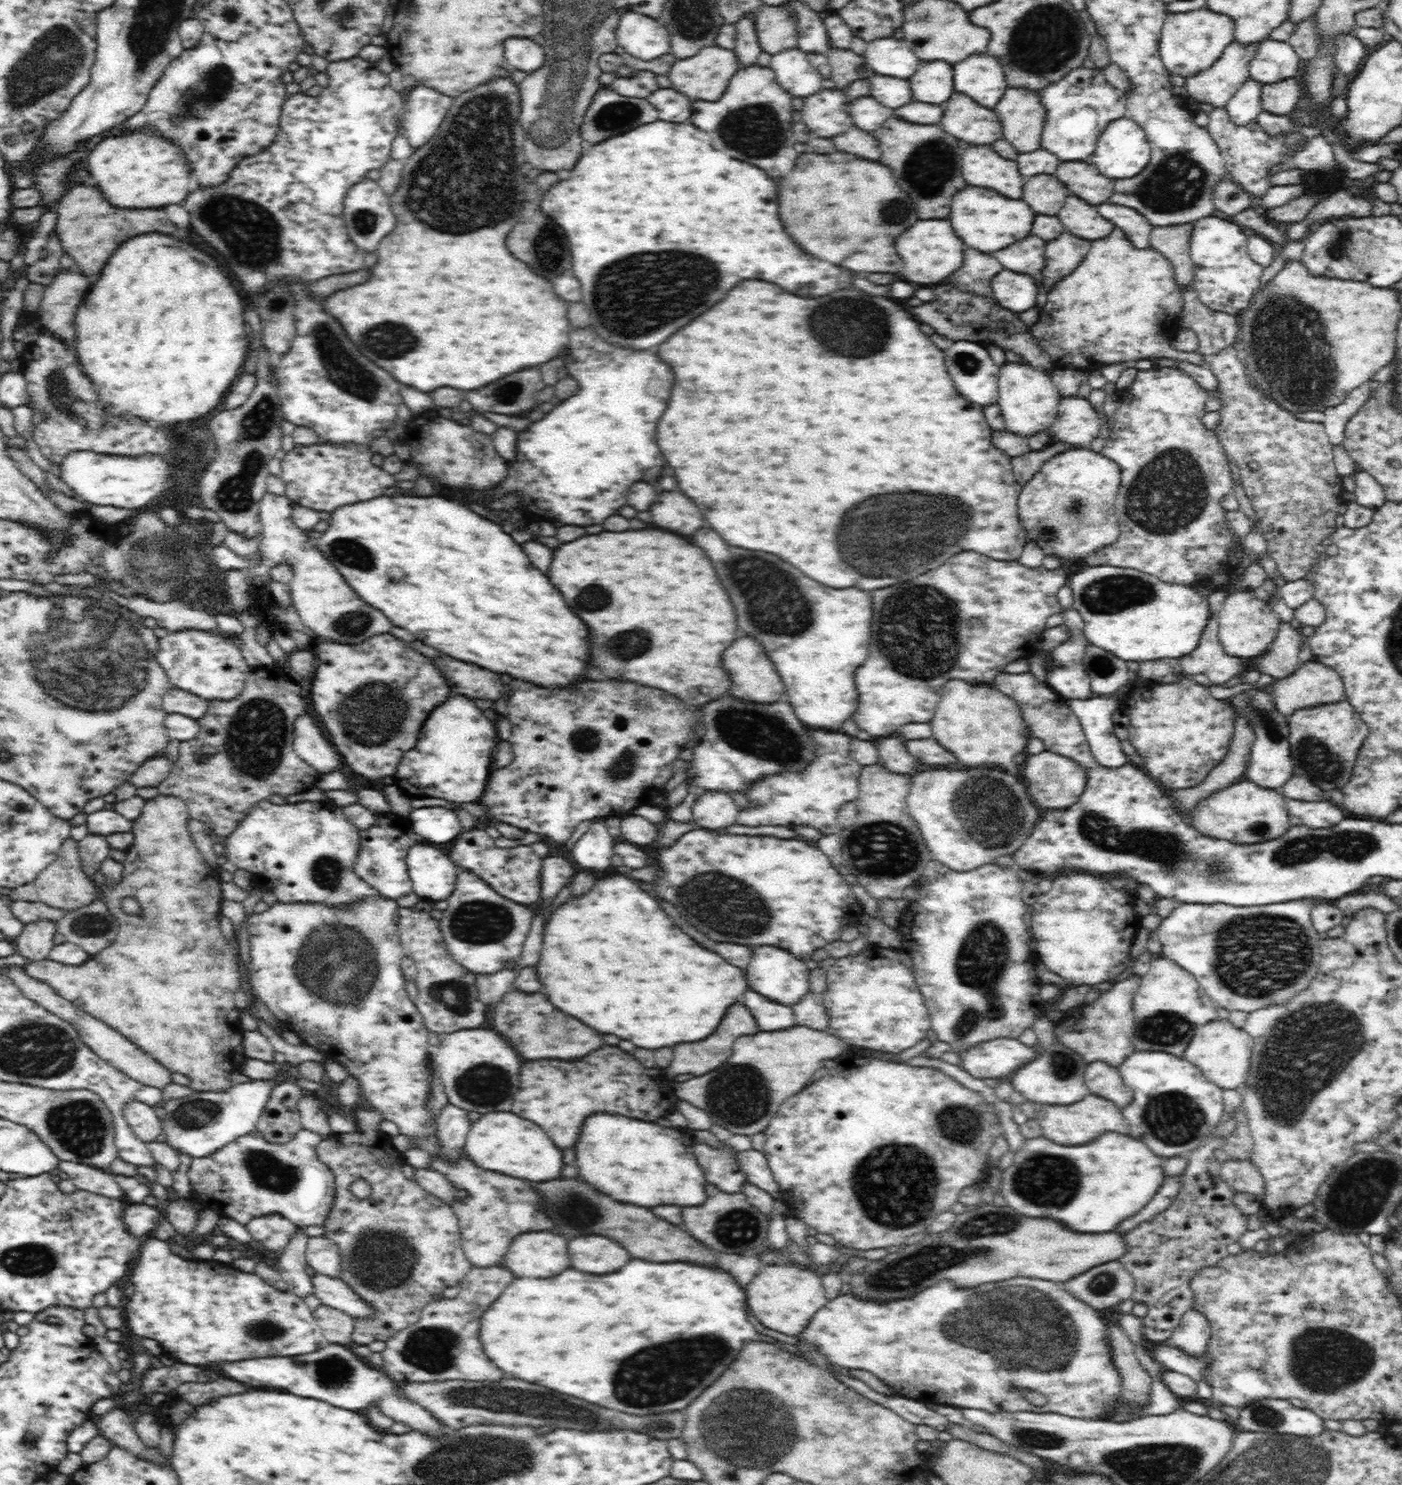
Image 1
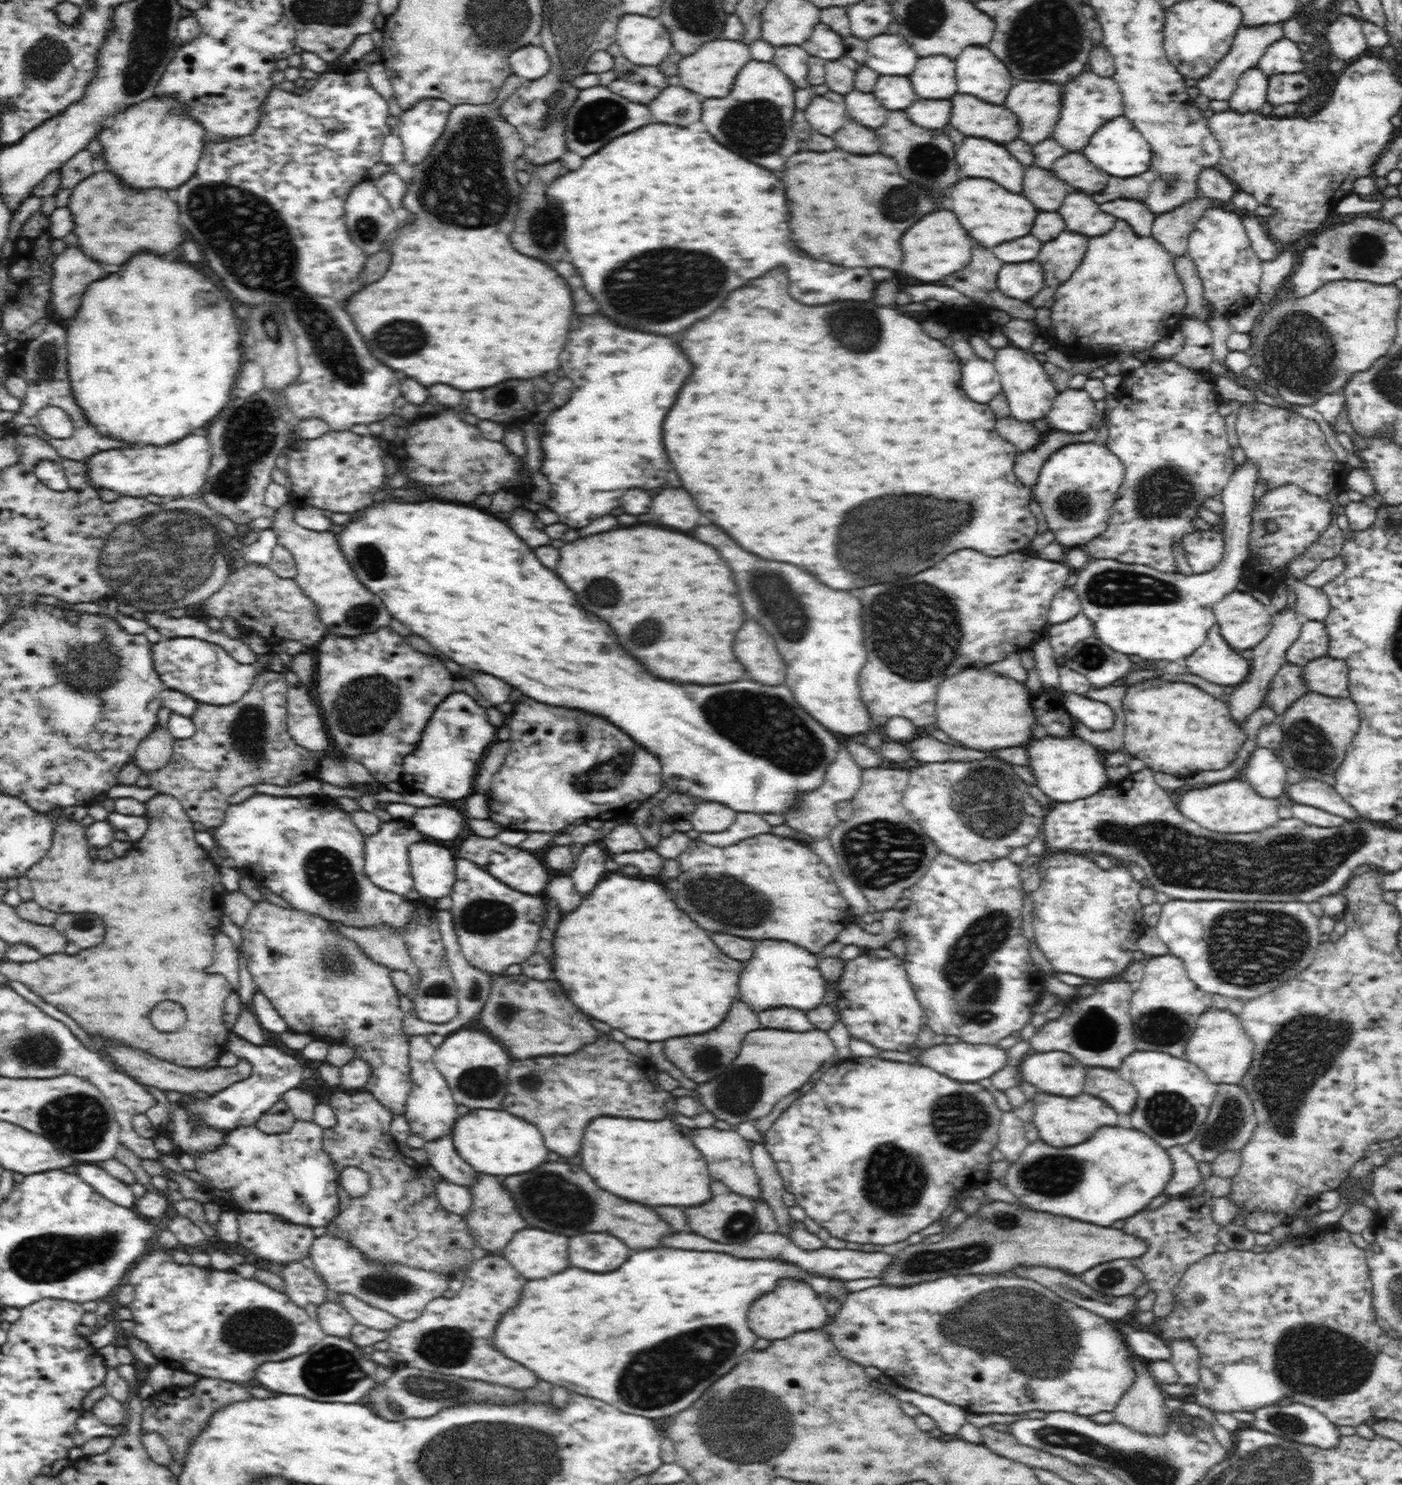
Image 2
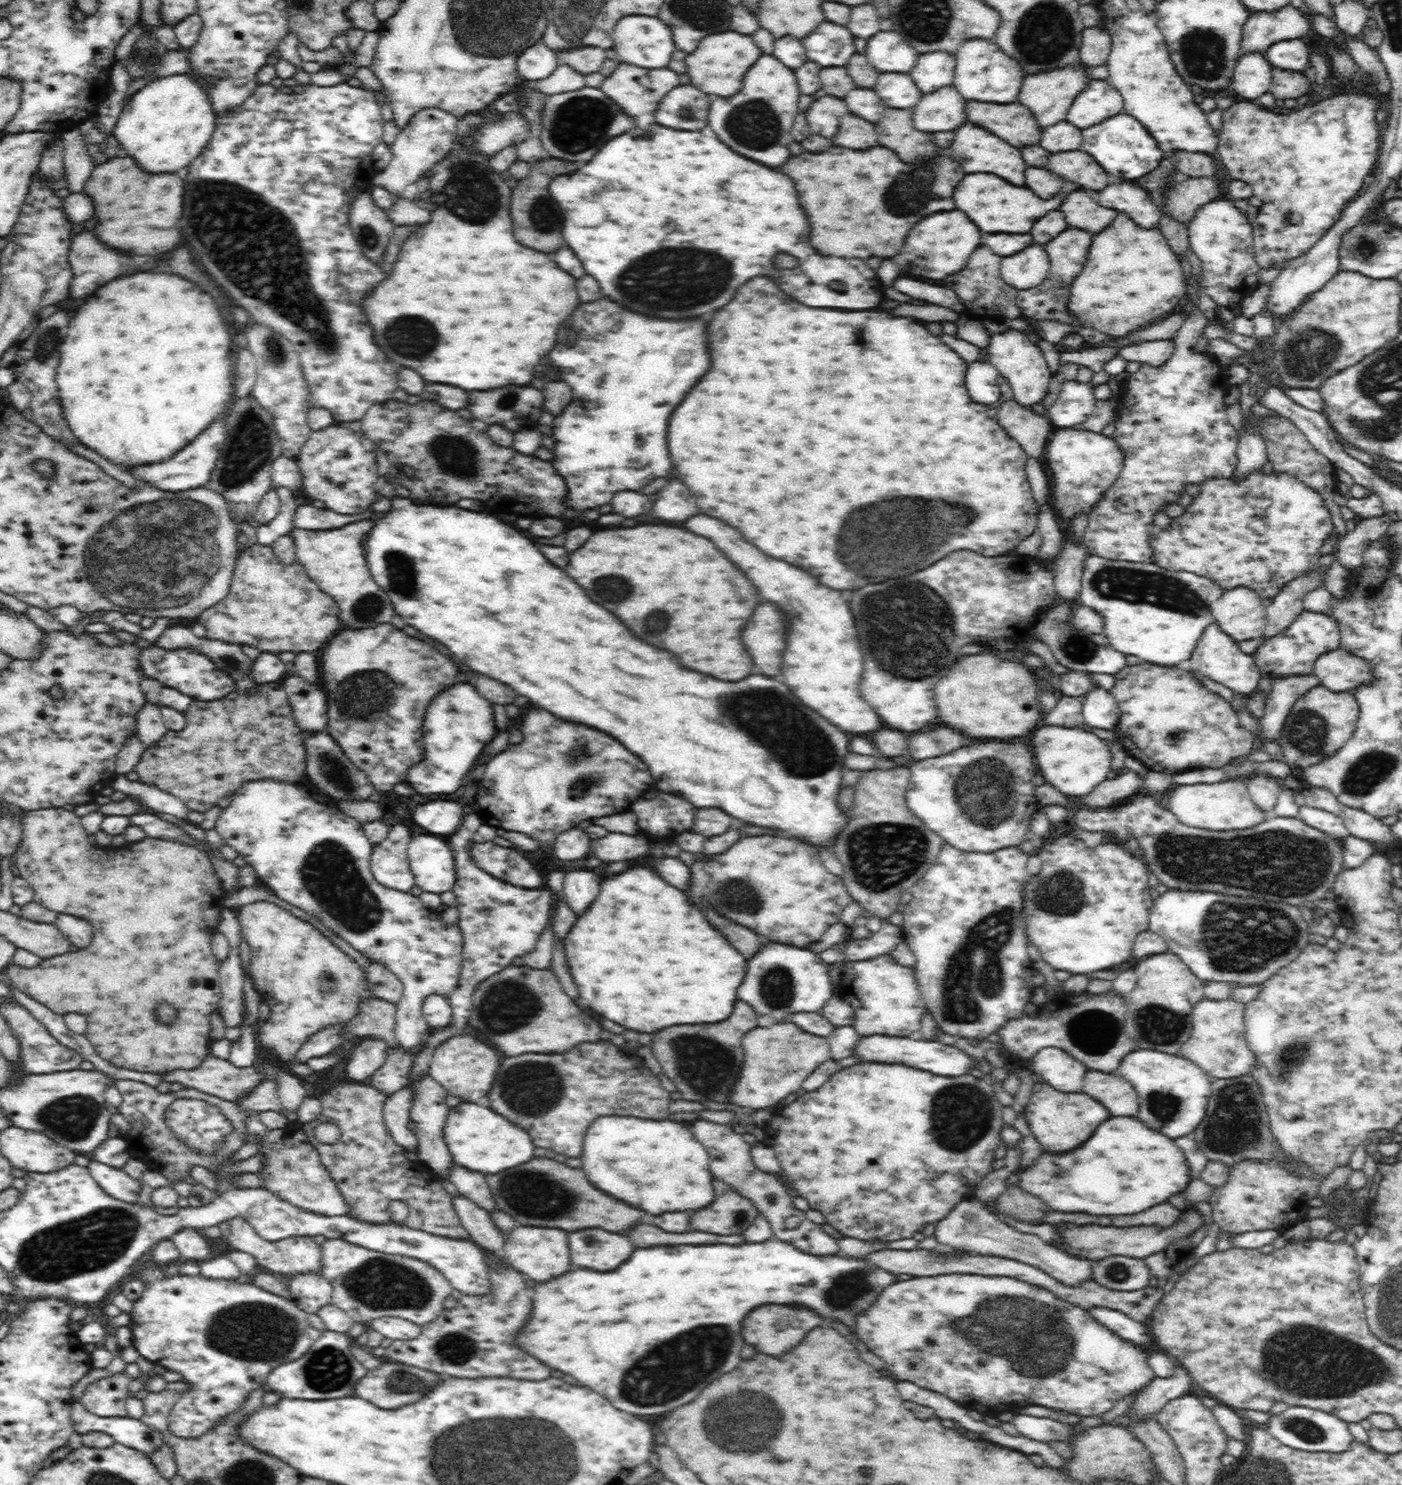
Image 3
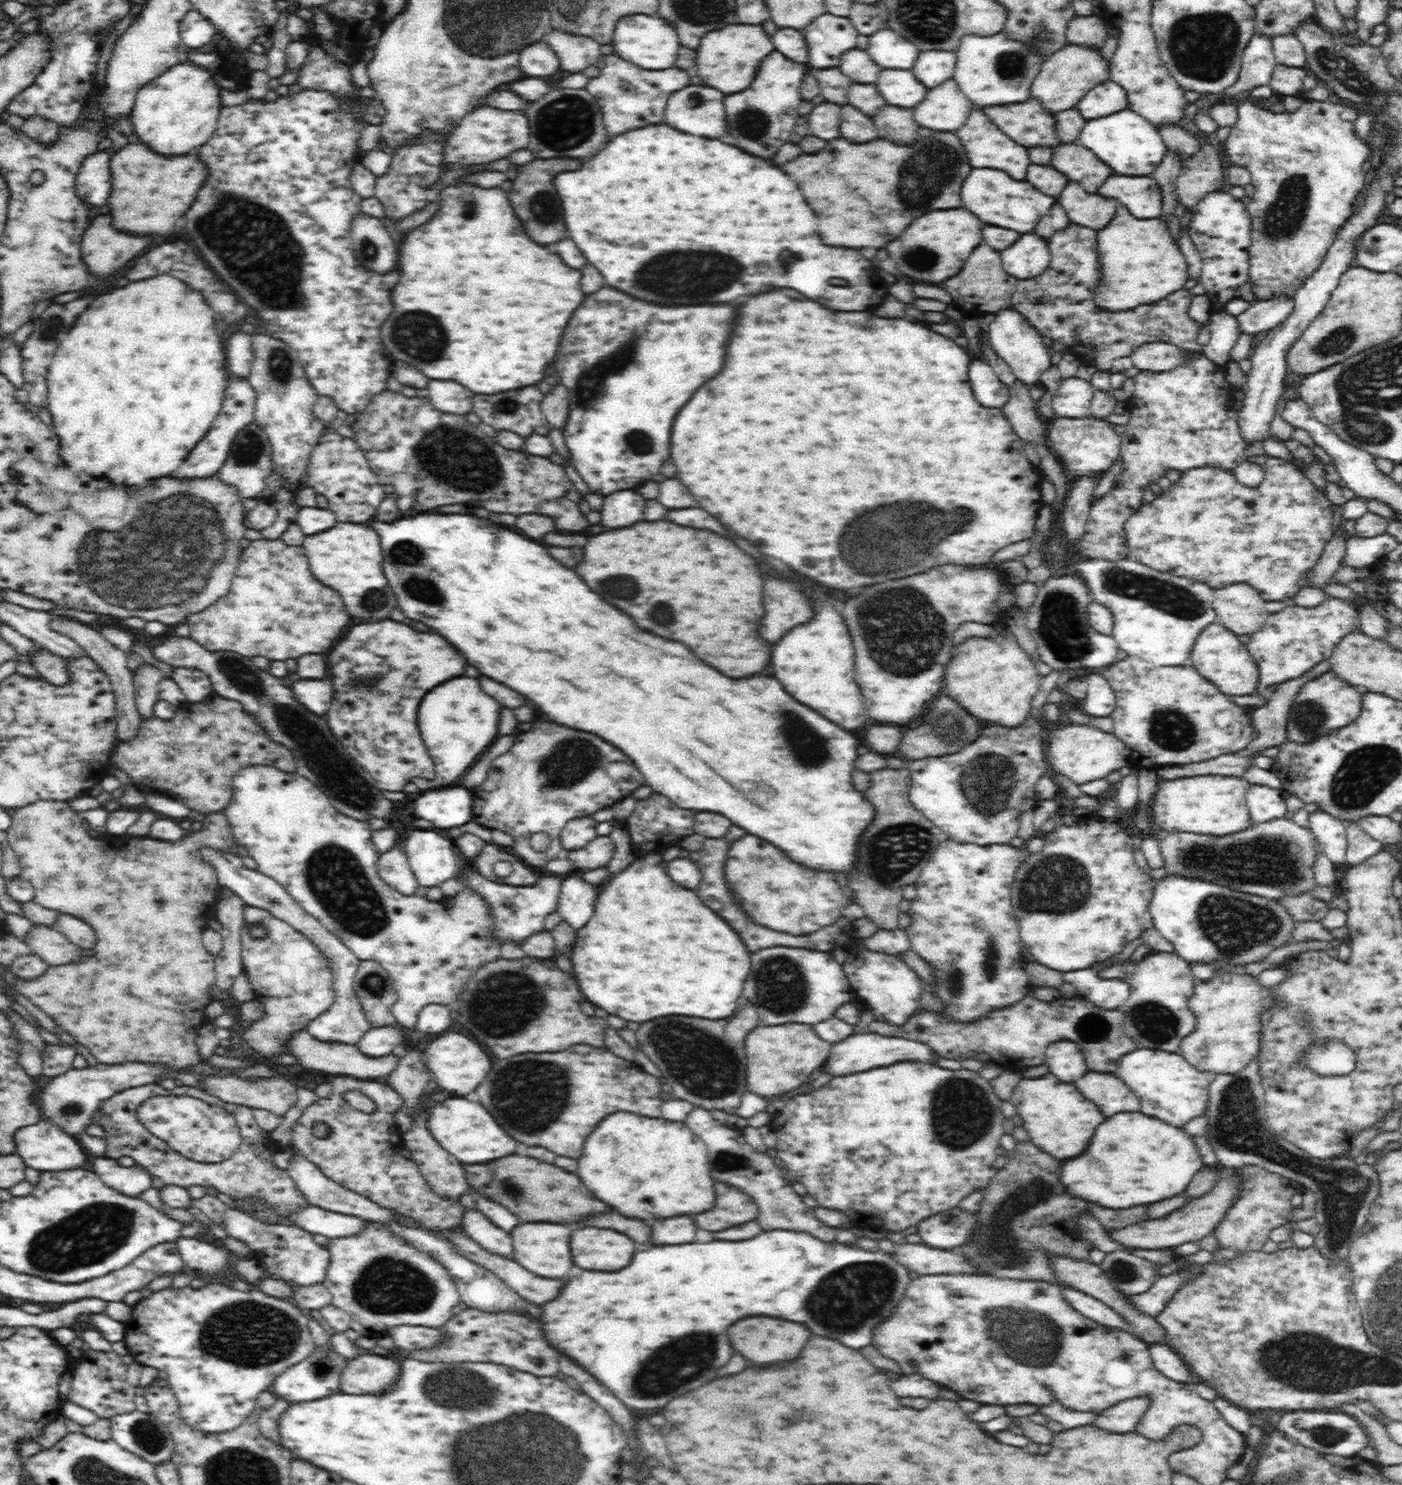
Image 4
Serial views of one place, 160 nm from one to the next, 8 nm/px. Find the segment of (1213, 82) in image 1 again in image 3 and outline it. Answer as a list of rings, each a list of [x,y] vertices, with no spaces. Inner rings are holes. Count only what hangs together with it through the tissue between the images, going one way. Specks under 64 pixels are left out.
[[[1291,3],[1278,11],[1262,11],[1260,14],[1252,14],[1242,28],[1242,42],[1238,56],[1264,53],[1265,50],[1281,40],[1303,39],[1311,33],[1309,16],[1295,8]]]

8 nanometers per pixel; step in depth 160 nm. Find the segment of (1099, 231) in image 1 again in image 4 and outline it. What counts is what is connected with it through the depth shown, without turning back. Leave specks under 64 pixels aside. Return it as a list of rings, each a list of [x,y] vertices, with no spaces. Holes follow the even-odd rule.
[[[1070,182],[1060,194],[1058,202],[1066,208],[1068,218],[1076,224],[1100,230],[1110,222],[1116,212],[1116,202],[1088,194],[1080,184]]]

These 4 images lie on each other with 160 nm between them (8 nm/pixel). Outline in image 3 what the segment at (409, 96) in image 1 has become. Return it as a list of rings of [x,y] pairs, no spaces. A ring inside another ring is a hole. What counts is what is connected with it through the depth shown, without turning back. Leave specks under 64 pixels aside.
[[[424,108],[410,118],[410,122],[402,128],[396,135],[394,142],[391,144],[393,154],[392,160],[382,171],[376,172],[371,180],[372,187],[379,186],[385,188],[394,194],[400,195],[413,182],[421,182],[424,174],[444,160],[448,156],[450,149],[454,148],[454,138],[458,136],[462,128],[460,119],[452,116],[442,108]]]

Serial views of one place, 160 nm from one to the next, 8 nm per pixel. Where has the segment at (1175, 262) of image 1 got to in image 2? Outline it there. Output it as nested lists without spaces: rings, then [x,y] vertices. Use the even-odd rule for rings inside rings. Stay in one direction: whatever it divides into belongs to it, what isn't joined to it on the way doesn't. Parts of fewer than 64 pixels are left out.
[[[1200,192],[1193,202],[1176,208],[1174,212],[1166,212],[1166,216],[1158,216],[1158,220],[1154,220],[1152,236],[1174,256],[1186,256],[1190,232],[1209,208],[1212,208],[1212,199]]]

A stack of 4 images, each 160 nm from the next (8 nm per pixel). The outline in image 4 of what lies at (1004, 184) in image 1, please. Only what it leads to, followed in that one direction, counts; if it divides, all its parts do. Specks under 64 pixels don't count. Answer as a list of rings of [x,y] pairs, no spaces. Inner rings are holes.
[[[972,110],[968,122],[958,130],[958,136],[960,136],[960,140],[962,140],[964,148],[966,148],[970,166],[974,166],[974,168],[1004,170],[1014,180],[1024,180],[1026,178],[1026,168],[1030,166],[1028,150],[1022,148],[1020,144],[1014,144],[1014,140],[1006,138],[1006,134],[998,132],[998,128],[994,128],[994,124],[990,124],[990,120],[986,120],[982,110]]]

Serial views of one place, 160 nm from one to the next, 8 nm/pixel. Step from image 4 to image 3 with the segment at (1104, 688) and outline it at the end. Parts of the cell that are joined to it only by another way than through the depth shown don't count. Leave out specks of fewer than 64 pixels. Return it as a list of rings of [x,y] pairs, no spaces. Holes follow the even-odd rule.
[[[1094,686],[1082,698],[1082,713],[1086,726],[1115,731],[1120,712],[1114,696],[1108,690]]]

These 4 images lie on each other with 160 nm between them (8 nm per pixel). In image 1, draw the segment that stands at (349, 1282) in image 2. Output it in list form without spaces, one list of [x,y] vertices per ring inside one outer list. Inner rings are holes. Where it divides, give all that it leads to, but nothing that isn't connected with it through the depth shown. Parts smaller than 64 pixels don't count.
[[[326,1236],[309,1238],[306,1259],[307,1264],[312,1266],[317,1274],[339,1278],[339,1273],[341,1272],[341,1253],[339,1252],[339,1247],[332,1240],[326,1238]]]

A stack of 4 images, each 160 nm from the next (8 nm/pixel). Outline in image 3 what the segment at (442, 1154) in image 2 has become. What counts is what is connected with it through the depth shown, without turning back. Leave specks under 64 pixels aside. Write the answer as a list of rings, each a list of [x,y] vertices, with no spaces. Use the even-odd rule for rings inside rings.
[[[453,1162],[448,1172],[448,1180],[458,1189],[460,1195],[473,1200],[478,1207],[486,1210],[488,1213],[498,1208],[484,1173],[466,1169]]]

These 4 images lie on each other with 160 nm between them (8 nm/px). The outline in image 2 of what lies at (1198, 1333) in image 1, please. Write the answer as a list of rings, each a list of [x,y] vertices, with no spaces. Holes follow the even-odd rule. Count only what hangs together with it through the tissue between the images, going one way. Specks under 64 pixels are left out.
[[[1170,1340],[1167,1342],[1170,1350],[1170,1362],[1179,1374],[1179,1383],[1185,1385],[1196,1385],[1199,1381],[1201,1358],[1198,1349],[1189,1341]]]

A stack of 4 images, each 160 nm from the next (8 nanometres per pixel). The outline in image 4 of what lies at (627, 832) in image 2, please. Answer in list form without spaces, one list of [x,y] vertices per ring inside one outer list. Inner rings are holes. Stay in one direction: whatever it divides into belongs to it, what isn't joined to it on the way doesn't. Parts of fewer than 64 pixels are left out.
[[[598,836],[585,844],[579,849],[568,852],[564,851],[563,855],[568,856],[573,862],[573,868],[592,870],[606,866],[609,860],[614,858],[615,846],[609,836]]]

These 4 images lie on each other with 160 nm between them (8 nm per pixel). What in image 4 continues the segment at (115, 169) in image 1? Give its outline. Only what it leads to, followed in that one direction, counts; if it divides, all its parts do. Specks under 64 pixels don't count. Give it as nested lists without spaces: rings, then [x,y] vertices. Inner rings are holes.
[[[193,61],[176,63],[168,71],[157,76],[138,90],[134,108],[131,109],[128,120],[132,122],[133,132],[139,142],[146,143],[146,146],[166,156],[185,155],[196,151],[202,146],[217,129],[218,118],[222,106],[220,100],[220,86],[212,77],[212,72]]]

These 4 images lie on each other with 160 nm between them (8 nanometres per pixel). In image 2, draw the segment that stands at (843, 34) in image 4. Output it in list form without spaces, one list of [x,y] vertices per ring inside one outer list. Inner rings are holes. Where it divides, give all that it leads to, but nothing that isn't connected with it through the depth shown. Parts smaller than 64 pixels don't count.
[[[816,26],[801,47],[809,56],[818,56],[822,60],[838,60],[838,56],[844,56],[842,44],[840,35],[832,32],[828,26]]]

